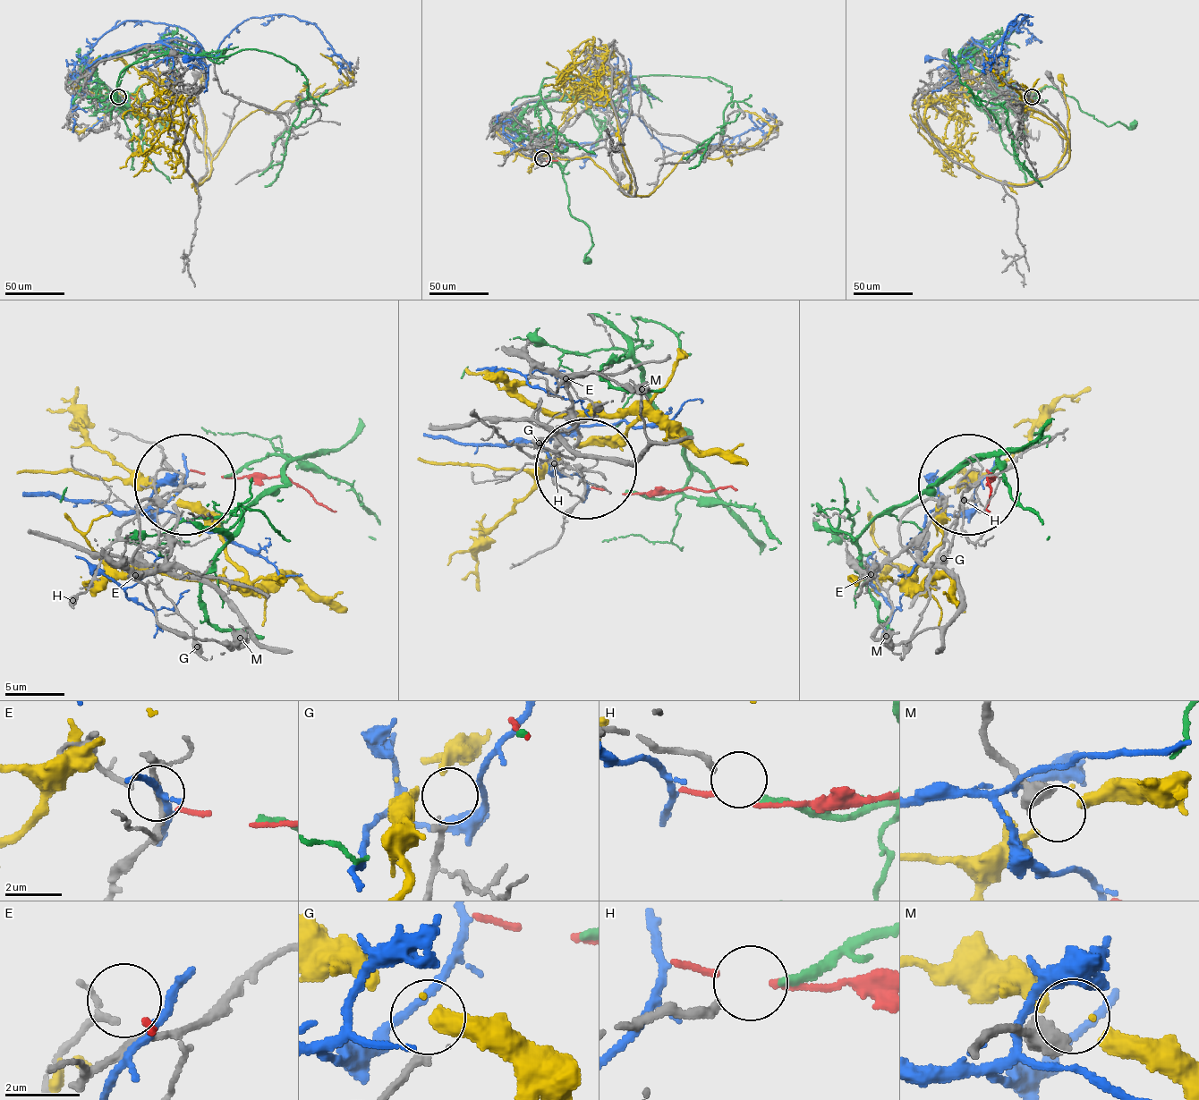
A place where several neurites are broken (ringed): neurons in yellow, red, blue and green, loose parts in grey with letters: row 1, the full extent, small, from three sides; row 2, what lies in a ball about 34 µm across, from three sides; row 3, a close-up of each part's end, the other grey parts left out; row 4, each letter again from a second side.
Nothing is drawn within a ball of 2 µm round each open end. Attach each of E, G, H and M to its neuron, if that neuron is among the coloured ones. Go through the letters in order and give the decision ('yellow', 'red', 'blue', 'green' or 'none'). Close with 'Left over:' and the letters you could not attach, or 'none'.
E: red
G: none
H: green
M: none
Left over: G, M

